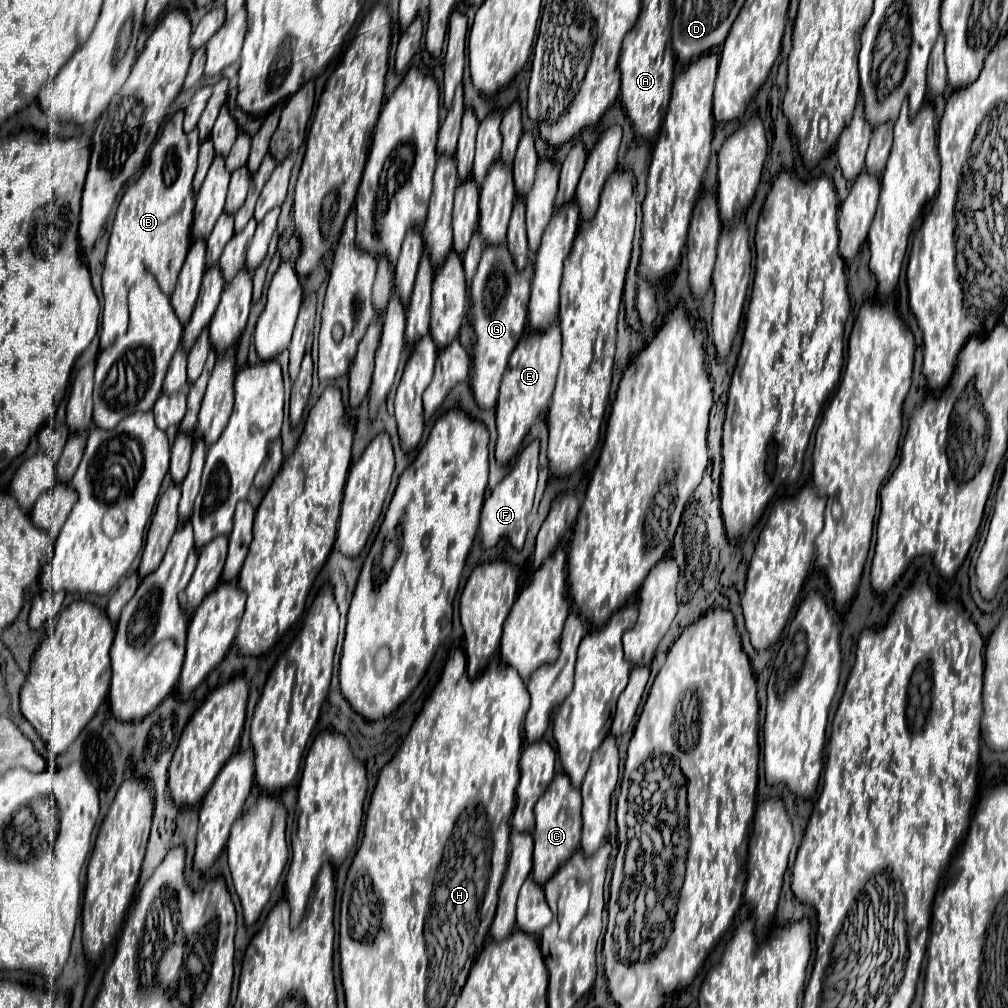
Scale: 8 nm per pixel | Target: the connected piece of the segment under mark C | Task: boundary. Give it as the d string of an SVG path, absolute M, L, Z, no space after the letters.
M556 775L544 793L546 795L540 797L540 801L534 807L536 833L534 833L532 877L538 885L544 885L552 877L552 873L556 873L556 869L560 865L564 865L564 861L568 861L568 857L572 857L572 853L580 845L580 831L582 831L582 829L578 829L578 827L582 827L582 821L578 825L578 809L582 809L582 797L580 797L580 789L572 787L570 777Z

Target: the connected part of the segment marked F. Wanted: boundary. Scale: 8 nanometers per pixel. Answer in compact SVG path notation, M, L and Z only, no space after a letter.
M530 441L526 445L526 449L520 453L514 469L498 483L496 489L492 489L490 497L486 497L484 501L484 509L482 509L482 519L480 519L480 541L486 547L496 545L502 537L508 537L510 545L514 549L522 549L524 541L526 541L526 515L532 509L532 501L534 501L534 491L536 491L536 477L538 477L538 441Z

